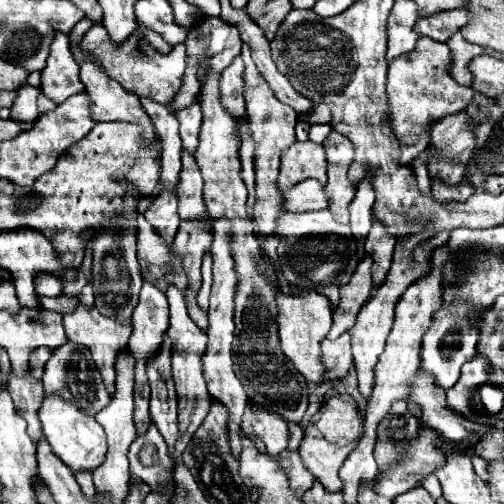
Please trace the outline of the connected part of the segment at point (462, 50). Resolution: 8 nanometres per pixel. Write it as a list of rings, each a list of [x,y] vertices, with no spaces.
[[[455,33],[451,41],[447,41],[447,45],[451,49],[451,55],[455,57],[455,69],[451,69],[451,77],[459,85],[467,85],[467,61],[471,61],[471,57],[481,55],[483,47],[467,43],[461,33]]]

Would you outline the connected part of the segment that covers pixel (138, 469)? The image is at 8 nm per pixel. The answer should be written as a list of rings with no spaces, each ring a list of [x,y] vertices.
[[[151,421],[143,435],[137,435],[129,449],[131,473],[143,479],[153,493],[169,493],[171,483],[171,459],[167,457],[167,445]]]

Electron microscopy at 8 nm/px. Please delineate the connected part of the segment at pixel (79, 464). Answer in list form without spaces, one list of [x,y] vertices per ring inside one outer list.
[[[51,393],[43,397],[43,403],[37,411],[43,435],[47,437],[53,453],[67,465],[71,471],[95,469],[105,453],[105,433],[103,427],[87,413],[83,413],[73,401],[63,399],[59,393]]]

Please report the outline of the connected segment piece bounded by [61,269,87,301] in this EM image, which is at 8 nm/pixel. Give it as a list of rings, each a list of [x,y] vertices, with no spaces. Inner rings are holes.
[[[79,269],[75,281],[63,281],[63,293],[61,295],[75,297],[79,301],[79,295],[81,295],[81,289],[85,287],[85,283],[87,283],[85,281],[85,273],[83,273],[83,269]]]

